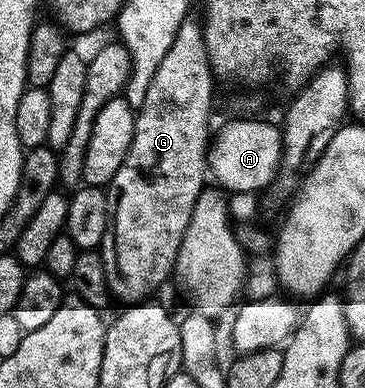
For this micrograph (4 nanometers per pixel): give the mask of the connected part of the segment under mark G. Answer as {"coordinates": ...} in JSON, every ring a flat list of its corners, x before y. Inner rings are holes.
{"coordinates":[[186,19,180,23,172,46,161,59,160,69,153,75,144,103,135,115,135,137,127,157,121,163,117,175,113,175,106,190,109,203,109,223,101,246,105,267,107,292,122,303,143,303,150,293,155,293,172,276,175,260,181,247,181,239,189,227,193,215,193,203,205,187,203,176,208,176,207,150,209,132,207,120,211,117,211,85,213,74,204,49,203,31,195,20]]}

